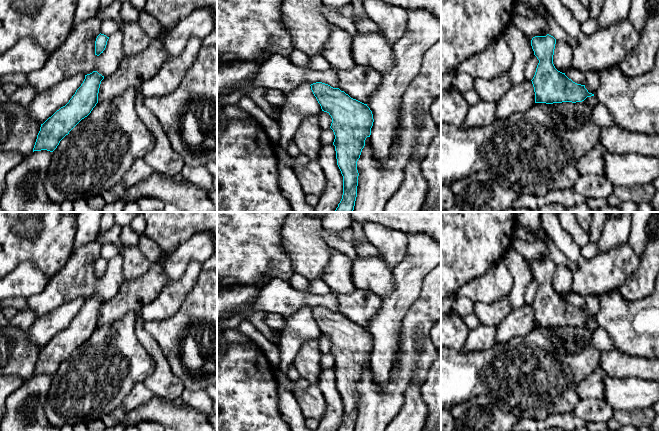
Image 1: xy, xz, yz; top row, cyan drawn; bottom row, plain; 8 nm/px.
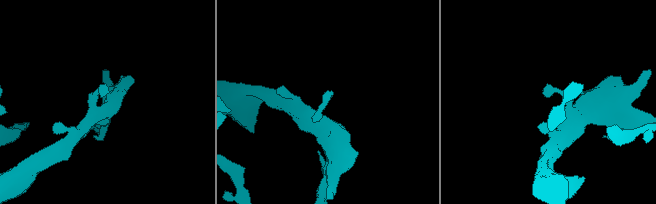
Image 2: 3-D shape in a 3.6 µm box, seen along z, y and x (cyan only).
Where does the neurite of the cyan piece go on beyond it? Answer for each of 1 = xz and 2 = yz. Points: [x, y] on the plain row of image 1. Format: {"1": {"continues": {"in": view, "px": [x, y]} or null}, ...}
{"1": {"continues": null}, "2": {"continues": null}}

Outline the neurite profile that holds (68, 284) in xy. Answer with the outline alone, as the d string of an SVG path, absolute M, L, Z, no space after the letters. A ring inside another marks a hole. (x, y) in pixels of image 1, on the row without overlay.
M94 240L81 248L73 250L66 265L61 271L50 278L45 289L41 293L27 298L28 308L33 310L37 317L39 317L78 297L87 299L93 295L97 295L104 301L112 299L125 281L123 258L118 254L111 259L107 265L105 274L97 280L95 278L95 265L100 258L101 247L102 245L97 240Z

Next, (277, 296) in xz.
M274 278L261 288L255 309L287 317L303 307L316 306L338 312L338 301L333 293L317 295L298 291L288 282Z

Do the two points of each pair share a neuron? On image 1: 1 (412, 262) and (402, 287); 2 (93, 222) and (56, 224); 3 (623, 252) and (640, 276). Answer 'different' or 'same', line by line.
1: same
2: different
3: different

